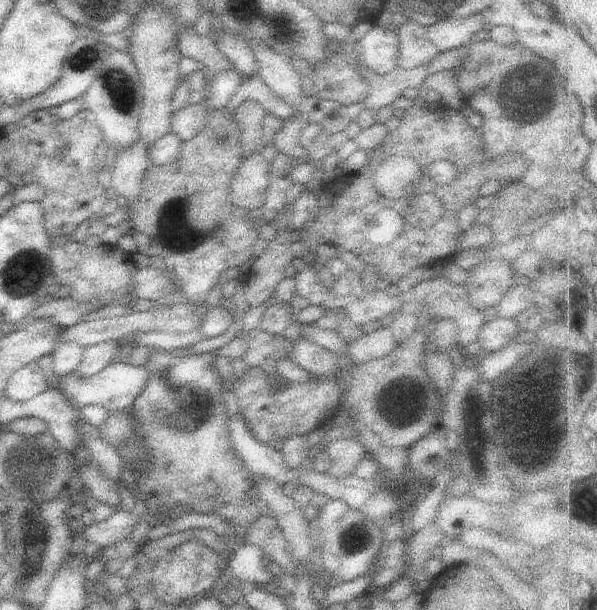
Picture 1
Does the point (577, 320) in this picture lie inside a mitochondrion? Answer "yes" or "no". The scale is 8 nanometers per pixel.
no

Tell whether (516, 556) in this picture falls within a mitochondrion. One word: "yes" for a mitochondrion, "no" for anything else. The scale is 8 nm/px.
no

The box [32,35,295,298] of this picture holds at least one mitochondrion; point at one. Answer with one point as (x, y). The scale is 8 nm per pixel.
(119, 85)

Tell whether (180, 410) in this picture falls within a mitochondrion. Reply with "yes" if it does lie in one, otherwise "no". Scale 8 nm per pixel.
yes

